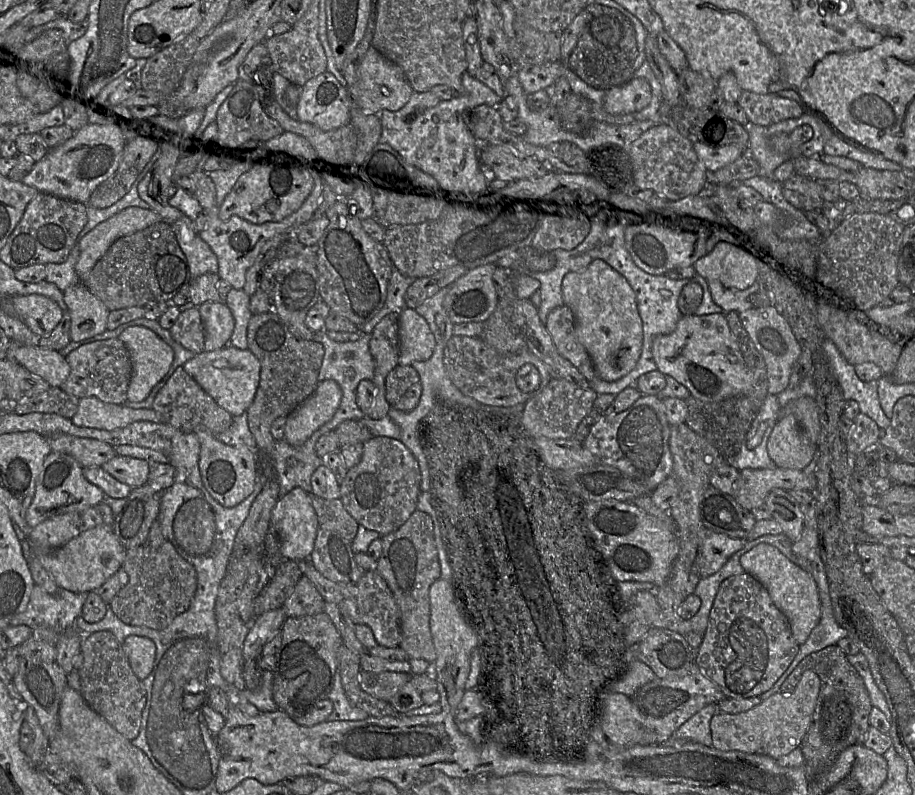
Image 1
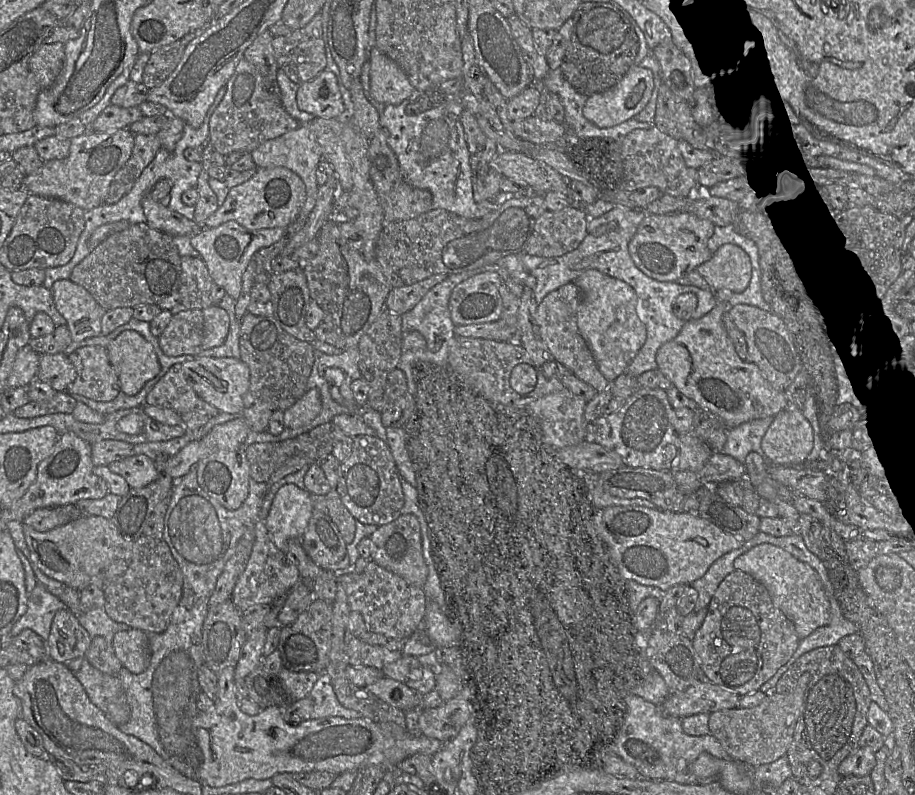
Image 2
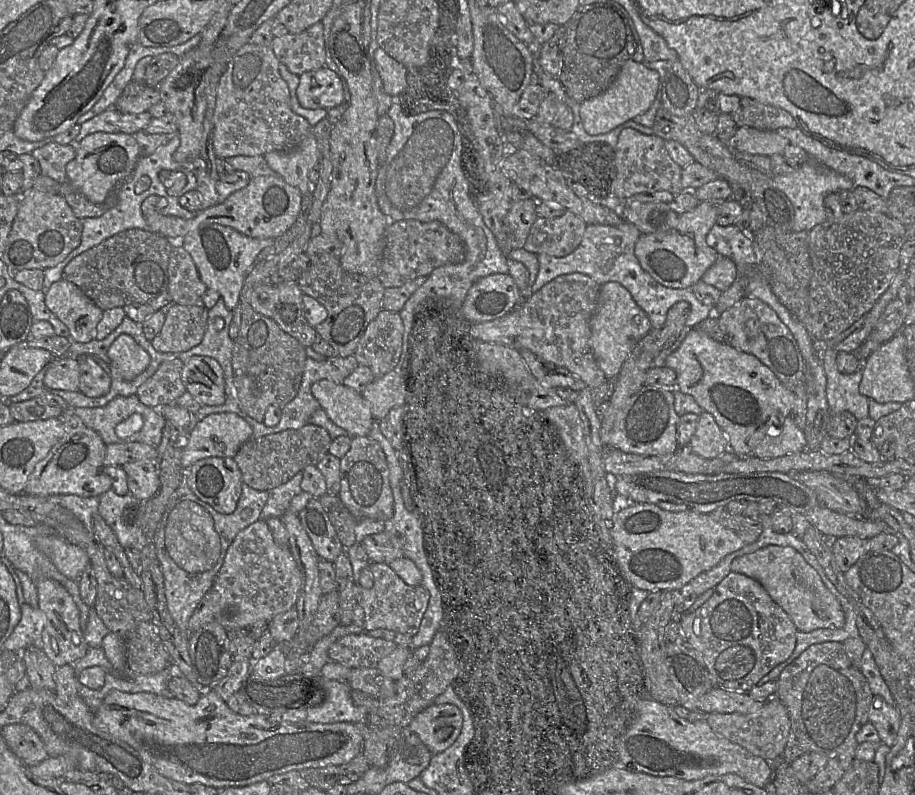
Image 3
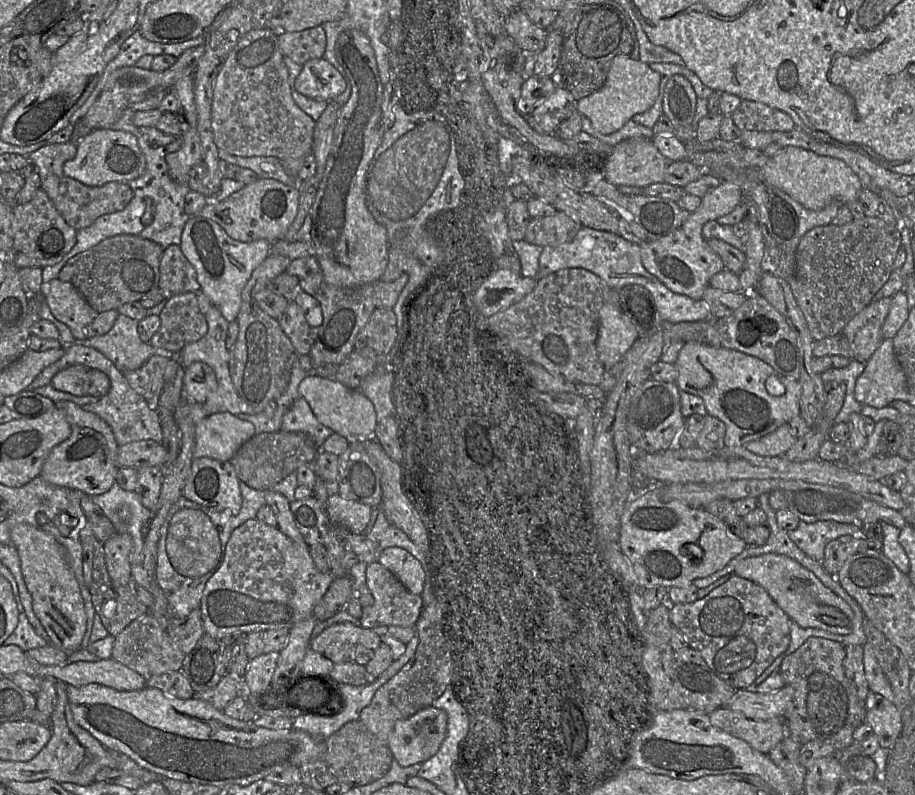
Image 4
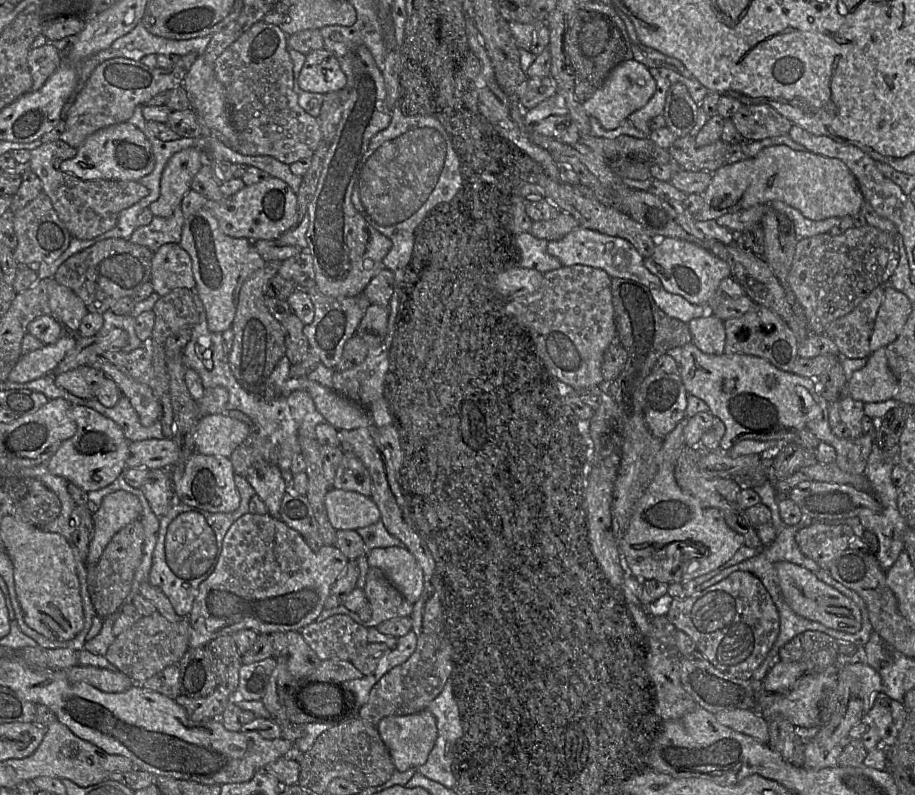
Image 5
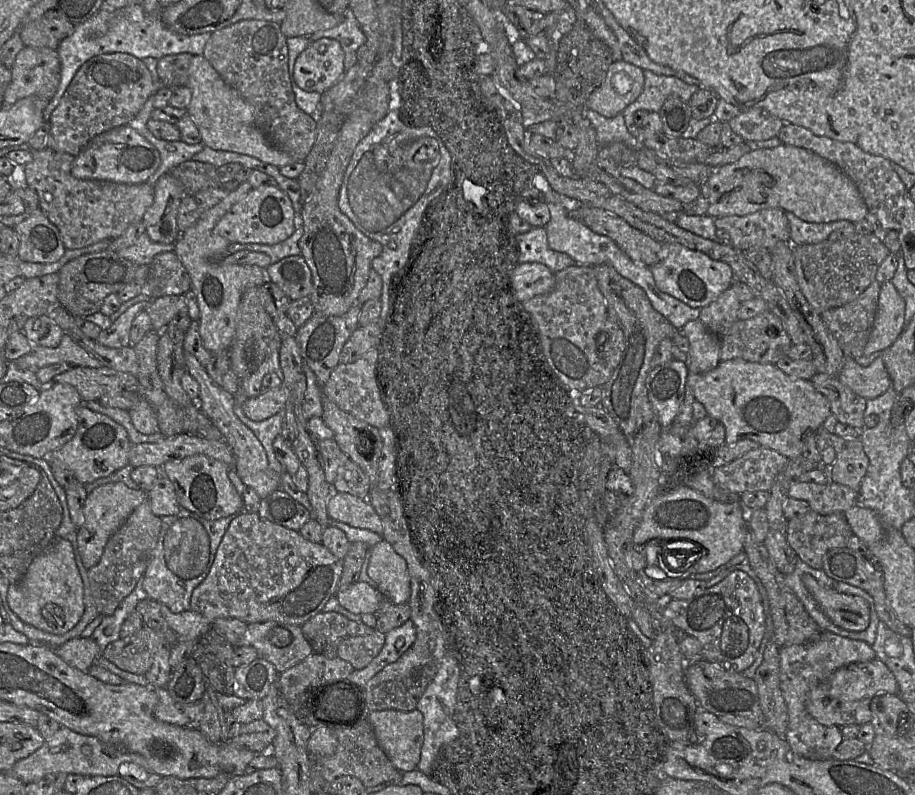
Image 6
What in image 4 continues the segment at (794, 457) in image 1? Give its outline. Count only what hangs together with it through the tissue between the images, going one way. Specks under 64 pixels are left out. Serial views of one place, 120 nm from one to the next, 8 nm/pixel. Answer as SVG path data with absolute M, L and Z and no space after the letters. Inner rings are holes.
M783 424L775 431L744 445L748 451L766 457L784 456L797 438L792 435L789 424Z

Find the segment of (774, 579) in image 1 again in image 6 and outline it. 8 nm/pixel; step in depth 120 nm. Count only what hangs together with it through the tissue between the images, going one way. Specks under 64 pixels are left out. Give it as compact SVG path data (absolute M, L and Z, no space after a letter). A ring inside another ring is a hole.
M804 574L802 582L822 612L835 625L850 631L867 629L870 622L870 607L865 599L823 586L810 574Z

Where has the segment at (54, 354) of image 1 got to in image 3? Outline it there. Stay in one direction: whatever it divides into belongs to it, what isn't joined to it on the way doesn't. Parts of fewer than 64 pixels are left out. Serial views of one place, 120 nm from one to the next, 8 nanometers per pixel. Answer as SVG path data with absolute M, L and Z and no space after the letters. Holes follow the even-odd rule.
M56 357L45 367L44 385L51 390L79 391L80 370L71 357Z

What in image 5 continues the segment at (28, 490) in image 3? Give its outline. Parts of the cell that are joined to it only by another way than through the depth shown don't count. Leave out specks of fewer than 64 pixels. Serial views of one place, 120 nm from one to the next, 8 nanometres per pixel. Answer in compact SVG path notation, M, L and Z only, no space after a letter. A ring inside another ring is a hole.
M71 405L69 414L76 424L76 432L61 443L46 463L46 468L51 474L63 477L86 492L107 487L126 470L130 442L113 420L93 409L82 405Z

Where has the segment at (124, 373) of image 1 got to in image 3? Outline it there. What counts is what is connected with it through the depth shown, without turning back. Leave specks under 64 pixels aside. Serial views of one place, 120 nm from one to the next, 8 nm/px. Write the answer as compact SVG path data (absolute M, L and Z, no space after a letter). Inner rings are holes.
M82 355L76 360L80 370L79 392L89 398L97 398L108 394L112 376L99 365L96 357Z

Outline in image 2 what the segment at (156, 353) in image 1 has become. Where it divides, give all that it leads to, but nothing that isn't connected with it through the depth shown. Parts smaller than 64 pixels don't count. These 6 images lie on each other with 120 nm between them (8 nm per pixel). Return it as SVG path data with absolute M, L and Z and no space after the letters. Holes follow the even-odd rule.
M123 331L106 349L121 391L128 396L138 394L161 370L152 344L137 331Z

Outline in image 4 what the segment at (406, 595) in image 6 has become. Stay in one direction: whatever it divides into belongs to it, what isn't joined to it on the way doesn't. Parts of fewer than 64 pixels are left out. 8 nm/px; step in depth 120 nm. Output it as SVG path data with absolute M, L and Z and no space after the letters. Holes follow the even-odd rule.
M399 547L381 550L378 563L390 571L412 594L423 591L425 575L419 561Z

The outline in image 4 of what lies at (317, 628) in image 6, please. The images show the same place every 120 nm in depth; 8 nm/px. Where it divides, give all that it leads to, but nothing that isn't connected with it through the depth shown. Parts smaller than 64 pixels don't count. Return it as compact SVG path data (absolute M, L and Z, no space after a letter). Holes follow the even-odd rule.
M349 622L324 629L310 640L309 648L334 664L356 663L365 666L381 645L380 636Z

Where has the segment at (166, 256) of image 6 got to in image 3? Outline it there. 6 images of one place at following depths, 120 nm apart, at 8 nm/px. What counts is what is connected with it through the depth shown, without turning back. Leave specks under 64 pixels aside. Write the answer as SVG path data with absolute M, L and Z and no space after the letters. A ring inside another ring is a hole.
M173 246L171 249L168 273L168 293L173 303L203 306L203 296L208 288L200 279L191 255L183 246Z

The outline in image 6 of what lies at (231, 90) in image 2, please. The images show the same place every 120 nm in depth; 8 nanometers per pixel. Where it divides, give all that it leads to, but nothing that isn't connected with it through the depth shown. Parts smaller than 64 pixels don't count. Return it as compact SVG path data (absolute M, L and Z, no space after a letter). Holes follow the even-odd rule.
M248 19L211 34L203 55L222 79L235 88L254 110L254 125L295 162L306 159L316 139L318 113L309 115L296 104L289 75L287 37L279 23Z

